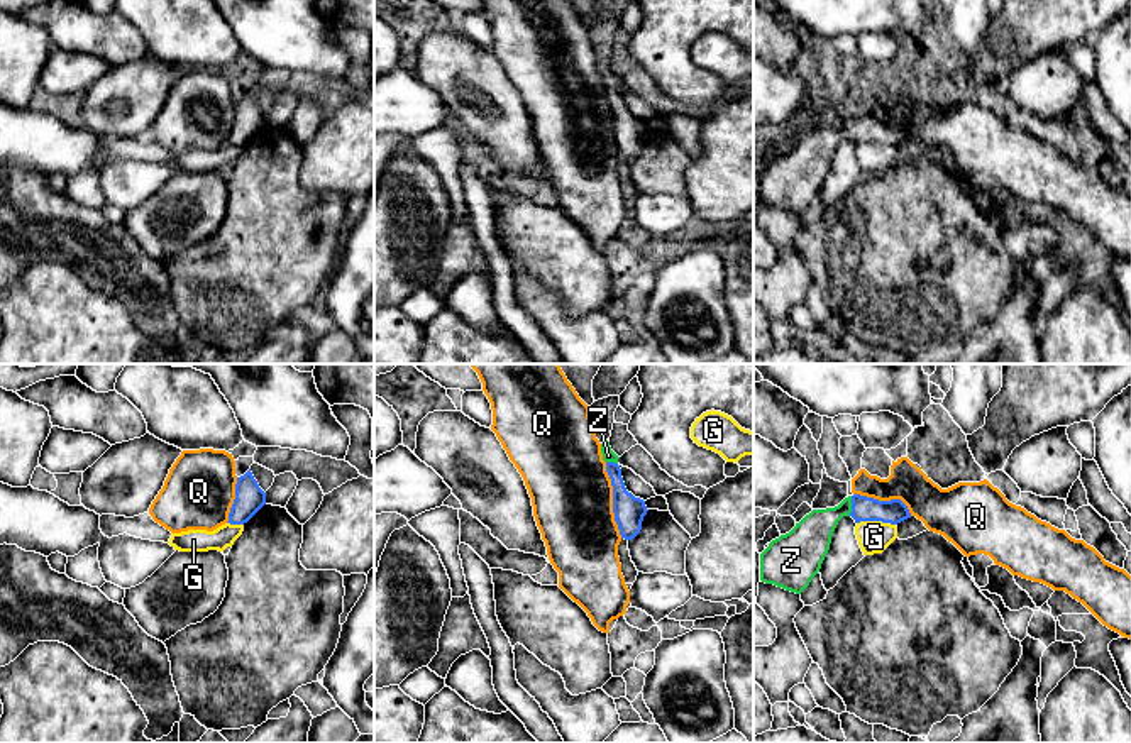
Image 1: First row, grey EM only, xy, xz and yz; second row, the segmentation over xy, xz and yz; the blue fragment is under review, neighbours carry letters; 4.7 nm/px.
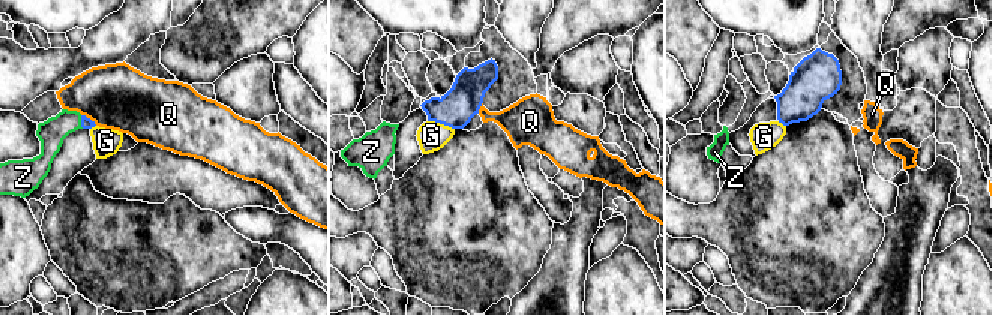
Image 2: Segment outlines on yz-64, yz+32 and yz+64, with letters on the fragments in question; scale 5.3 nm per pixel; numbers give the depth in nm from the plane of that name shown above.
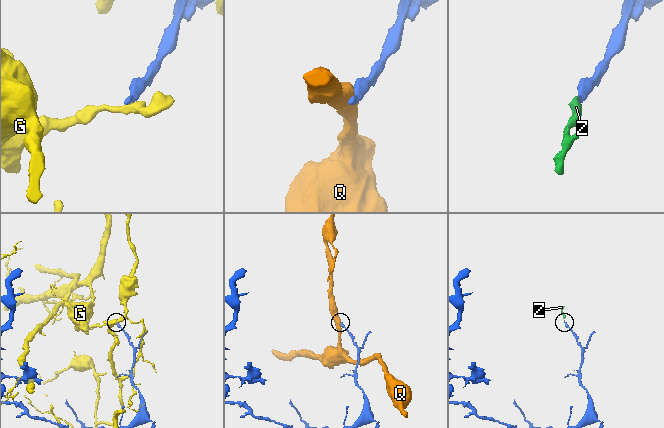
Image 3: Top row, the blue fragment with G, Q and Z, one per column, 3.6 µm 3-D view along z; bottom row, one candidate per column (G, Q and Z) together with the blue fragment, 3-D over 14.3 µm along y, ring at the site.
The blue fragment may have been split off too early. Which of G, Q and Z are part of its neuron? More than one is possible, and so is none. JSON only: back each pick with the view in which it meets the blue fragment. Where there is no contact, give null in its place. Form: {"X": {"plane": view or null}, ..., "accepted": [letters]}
{"Z": {"plane": "yz"}, "accepted": ["Z"]}

